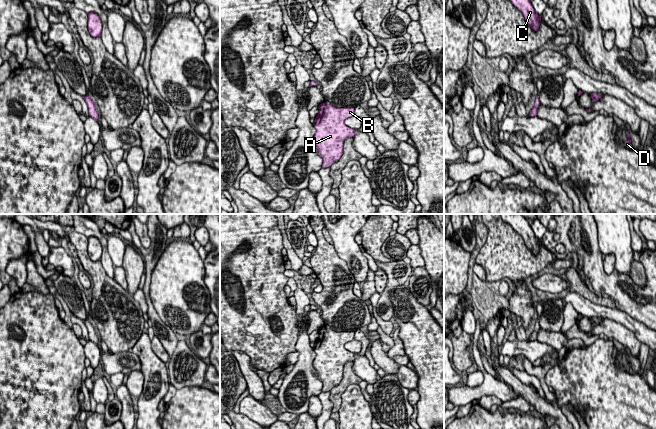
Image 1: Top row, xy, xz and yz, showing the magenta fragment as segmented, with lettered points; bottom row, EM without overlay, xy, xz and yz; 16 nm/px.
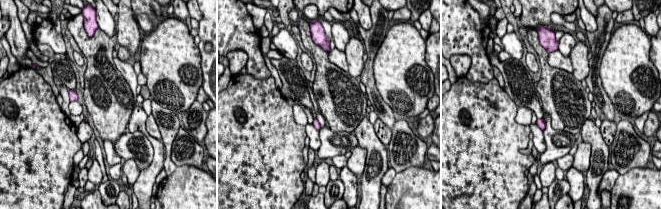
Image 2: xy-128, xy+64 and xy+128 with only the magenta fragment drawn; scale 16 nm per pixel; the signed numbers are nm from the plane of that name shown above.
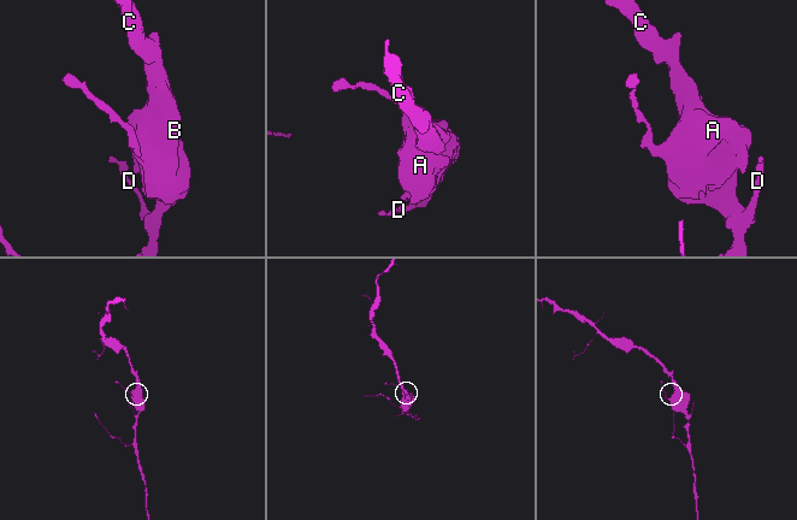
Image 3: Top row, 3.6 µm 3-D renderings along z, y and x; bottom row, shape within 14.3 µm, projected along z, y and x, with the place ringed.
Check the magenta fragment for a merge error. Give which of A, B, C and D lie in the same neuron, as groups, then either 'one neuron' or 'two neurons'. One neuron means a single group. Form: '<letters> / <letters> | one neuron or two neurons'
A B C D | one neuron

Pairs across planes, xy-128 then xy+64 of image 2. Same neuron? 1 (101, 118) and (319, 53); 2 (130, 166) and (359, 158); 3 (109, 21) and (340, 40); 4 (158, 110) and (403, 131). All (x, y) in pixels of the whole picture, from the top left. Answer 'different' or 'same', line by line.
1: same
2: same
3: same
4: different

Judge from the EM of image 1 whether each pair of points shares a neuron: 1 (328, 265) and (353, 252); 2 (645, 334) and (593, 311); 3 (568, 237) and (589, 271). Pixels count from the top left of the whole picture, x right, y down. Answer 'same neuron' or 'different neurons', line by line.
1: different neurons
2: same neuron
3: same neuron

